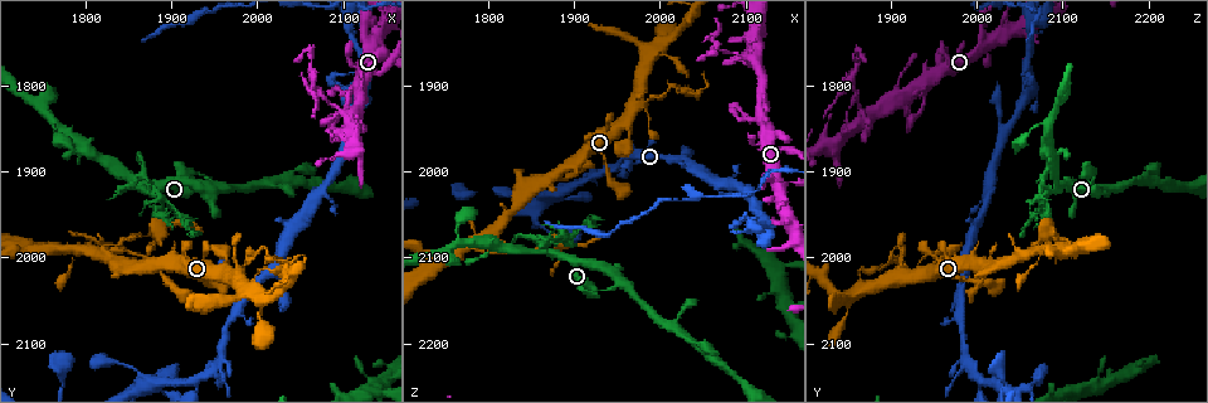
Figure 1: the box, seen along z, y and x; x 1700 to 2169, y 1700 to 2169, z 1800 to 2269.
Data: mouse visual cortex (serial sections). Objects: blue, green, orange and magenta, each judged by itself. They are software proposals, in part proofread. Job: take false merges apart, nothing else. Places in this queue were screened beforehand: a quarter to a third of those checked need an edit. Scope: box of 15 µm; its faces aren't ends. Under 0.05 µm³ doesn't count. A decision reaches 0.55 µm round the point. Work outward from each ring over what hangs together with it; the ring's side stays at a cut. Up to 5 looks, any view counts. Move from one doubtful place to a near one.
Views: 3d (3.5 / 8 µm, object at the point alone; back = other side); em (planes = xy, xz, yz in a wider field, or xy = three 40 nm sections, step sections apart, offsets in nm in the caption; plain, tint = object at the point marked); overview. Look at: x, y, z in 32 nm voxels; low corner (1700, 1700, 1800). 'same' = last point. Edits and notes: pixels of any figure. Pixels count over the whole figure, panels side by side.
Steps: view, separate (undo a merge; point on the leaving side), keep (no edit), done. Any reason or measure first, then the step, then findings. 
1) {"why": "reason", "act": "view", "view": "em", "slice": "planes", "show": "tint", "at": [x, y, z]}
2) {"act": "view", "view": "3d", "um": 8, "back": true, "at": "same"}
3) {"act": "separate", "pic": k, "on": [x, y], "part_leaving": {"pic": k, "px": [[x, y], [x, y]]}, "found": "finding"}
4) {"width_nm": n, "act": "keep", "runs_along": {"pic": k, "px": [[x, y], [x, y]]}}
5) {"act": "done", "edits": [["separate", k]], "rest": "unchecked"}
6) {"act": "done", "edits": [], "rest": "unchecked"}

{"why": "small branch off a trunk", "act": "view", "view": "em", "slice": "planes", "show": "tint", "at": [1980, 2015, 1915]}

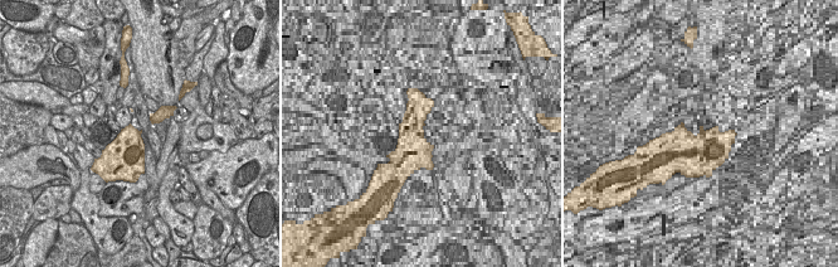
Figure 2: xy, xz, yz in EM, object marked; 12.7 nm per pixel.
{"act": "view", "view": "3d", "um": 3.5, "at": "same"}

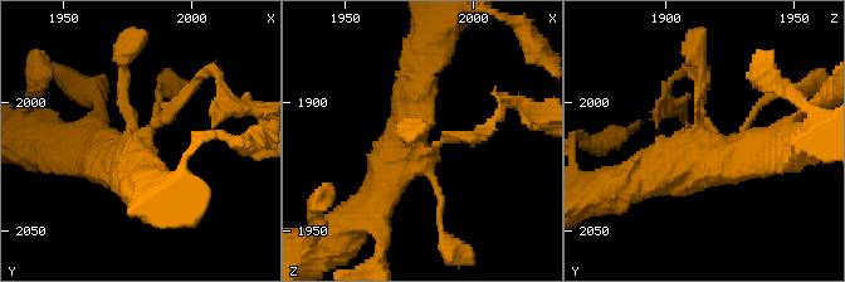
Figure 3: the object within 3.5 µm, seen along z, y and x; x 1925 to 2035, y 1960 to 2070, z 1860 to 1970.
{"act": "separate", "pic": 3, "on": [465, 136], "part_leaving": {"pic": 3, "px": [[436, 145], [479, 136], [511, 101]]}, "found": "two cells meet here"}

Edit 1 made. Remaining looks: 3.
{"why": "calibre changes", "act": "view", "view": "3d", "um": 3.5, "at": [2090, 1825, 1865]}

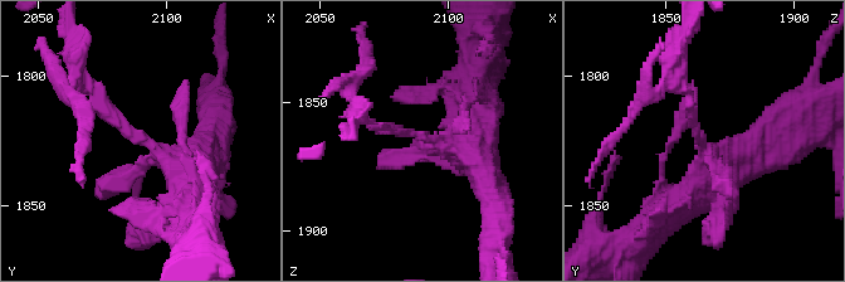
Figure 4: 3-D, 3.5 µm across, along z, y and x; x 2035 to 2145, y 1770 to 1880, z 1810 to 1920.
{"act": "view", "view": "em", "slice": "xy", "step": 2, "show": "tint", "at": [2088, 1822, 1862]}

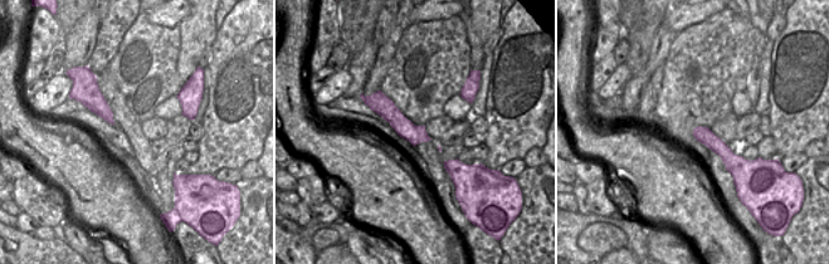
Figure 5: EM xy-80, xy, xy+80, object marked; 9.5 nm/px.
{"act": "view", "view": "em", "slice": "planes", "show": "tint", "at": "same"}

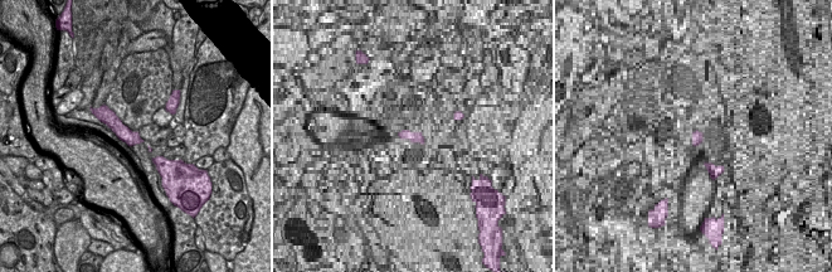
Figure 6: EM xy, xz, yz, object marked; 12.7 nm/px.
{"width_nm": 190, "act": "keep", "runs_along": {"pic": 4, "px": [[200, 169], [177, 169], [77, 79]]}, "found": "continuous, no second cell"}

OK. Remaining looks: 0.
{"act": "done", "edits": [["separate", 3]], "rest": "unchecked"}

